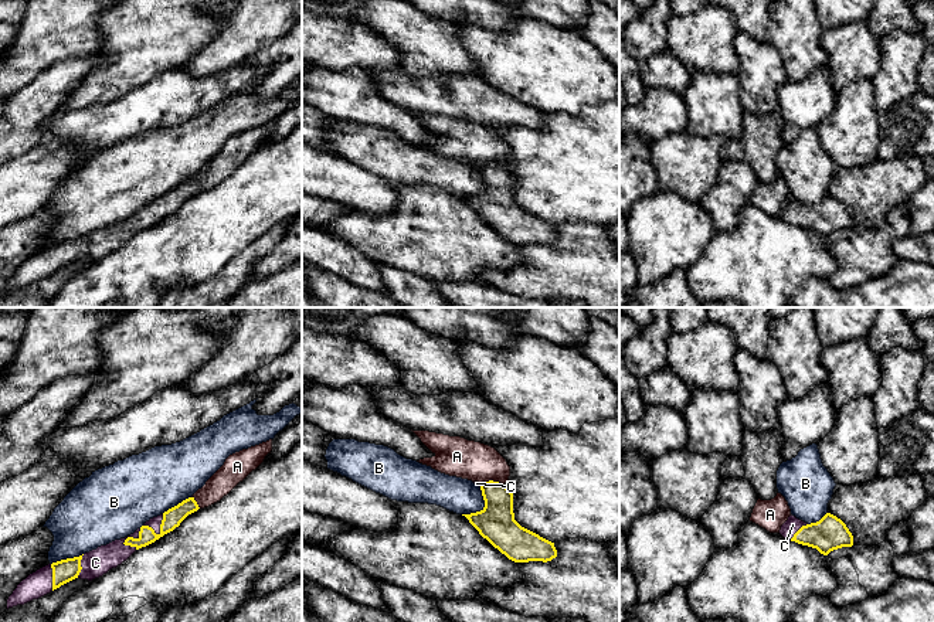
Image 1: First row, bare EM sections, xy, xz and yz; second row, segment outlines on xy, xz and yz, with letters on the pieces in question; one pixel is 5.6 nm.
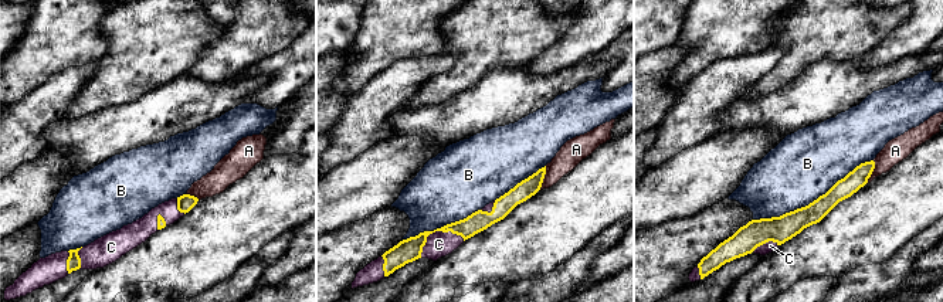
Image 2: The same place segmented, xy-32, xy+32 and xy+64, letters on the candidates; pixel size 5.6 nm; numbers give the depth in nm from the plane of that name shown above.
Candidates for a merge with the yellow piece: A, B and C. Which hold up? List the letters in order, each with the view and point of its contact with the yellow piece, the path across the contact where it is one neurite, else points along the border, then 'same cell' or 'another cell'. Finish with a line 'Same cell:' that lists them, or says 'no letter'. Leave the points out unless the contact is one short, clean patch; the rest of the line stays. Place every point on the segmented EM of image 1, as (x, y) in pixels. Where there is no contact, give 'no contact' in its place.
A: contact xz (492, 481); another cell
B: contact xz (484, 507); another cell
C: contact xy (132, 537); same cell
Same cell: C

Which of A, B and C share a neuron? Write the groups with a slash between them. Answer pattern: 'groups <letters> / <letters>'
groups A / B / C

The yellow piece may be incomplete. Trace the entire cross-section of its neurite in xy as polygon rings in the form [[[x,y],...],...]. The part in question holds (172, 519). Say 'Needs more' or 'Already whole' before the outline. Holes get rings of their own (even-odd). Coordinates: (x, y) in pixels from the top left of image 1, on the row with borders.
Needs more. [[[189,497],[163,514],[150,519],[125,538],[37,570],[17,585],[7,599],[7,609],[38,599],[75,578],[92,581],[102,577],[126,561],[136,550],[173,531],[189,514],[198,509],[194,497]]]

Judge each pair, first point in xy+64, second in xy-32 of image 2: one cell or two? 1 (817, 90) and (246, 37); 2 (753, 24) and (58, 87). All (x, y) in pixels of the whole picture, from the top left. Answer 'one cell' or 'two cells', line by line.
1: two cells
2: two cells

